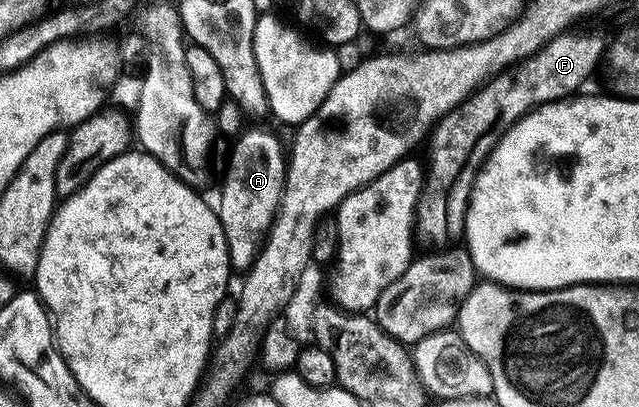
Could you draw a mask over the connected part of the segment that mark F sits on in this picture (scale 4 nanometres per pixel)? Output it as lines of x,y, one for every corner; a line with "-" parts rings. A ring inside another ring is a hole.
564,31
560,33
559,36
553,38
548,45
542,45
542,47
540,47
532,57
526,57
523,61
516,61
515,64
507,66
503,72
496,73
490,79
484,81
483,84
471,94
471,96
465,98
464,101
462,101
462,103
453,111
449,111
445,114
445,116
439,120
438,125
431,130
429,134
429,144
426,146
426,149
428,149
427,163
425,161
425,172
423,174
423,189
420,190
419,201
415,204
415,225
417,226
418,232
420,229
420,231
423,232
433,244
435,244
435,247
450,246
452,243
458,242
455,241
458,237
460,240
460,238
464,236
463,220
467,217
467,201
471,198
471,184
475,181
475,174
478,173
480,164
489,149
489,140
487,141
487,137
491,137
490,139
498,138
505,130
507,130
507,128
509,128
509,126
515,124
516,121
520,121
523,116
531,112
532,109
537,108
539,105
548,105
551,101
561,101
570,98
572,95
578,94
580,90
582,90
579,88
581,88
582,85
594,75
594,73
597,73
597,70
600,68
601,62
605,56
605,40
603,41
602,35
599,33
571,32
573,31

